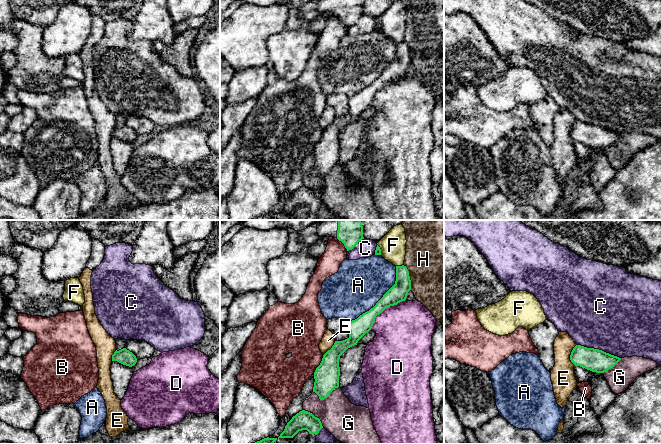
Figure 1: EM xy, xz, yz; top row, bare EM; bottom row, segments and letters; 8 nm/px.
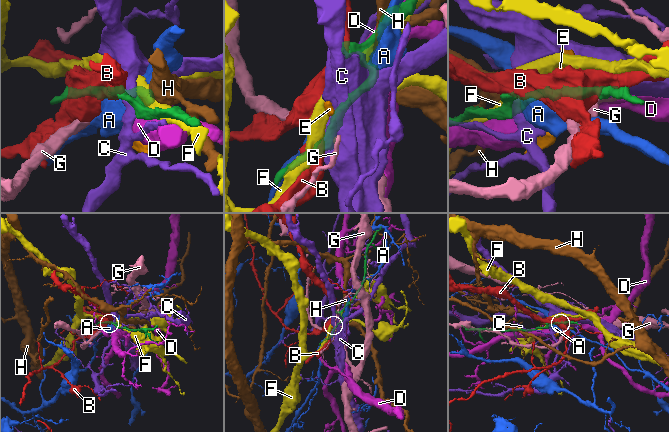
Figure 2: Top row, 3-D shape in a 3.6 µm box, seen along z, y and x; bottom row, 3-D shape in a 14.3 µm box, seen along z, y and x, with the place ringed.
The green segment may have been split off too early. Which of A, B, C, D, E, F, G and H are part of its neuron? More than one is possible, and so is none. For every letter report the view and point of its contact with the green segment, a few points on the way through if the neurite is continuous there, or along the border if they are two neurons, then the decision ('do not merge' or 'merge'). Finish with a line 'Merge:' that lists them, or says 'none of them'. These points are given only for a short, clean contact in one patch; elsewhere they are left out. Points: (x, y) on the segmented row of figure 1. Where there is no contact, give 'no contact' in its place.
A: xz (381, 298) | do not merge
B: xz (319, 365) | do not merge
C: yz (598, 349) | do not merge
D: xz (384, 309) | do not merge
E: yz (570, 355) | along yz (576, 344), (570, 355), (570, 361), (574, 365) | do not merge
F: xz (399, 266) | do not merge
G: xz (325, 397) | along xz (338, 386), (323, 399), (320, 399), (313, 392) | do not merge
H: xz (409, 277) | along xz (403, 265), (408, 271), (411, 289) | do not merge
Merge: none of them

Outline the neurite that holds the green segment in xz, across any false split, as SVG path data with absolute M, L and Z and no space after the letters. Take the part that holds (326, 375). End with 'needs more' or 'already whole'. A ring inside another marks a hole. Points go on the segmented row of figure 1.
M396 266L395 284L383 295L376 305L369 311L349 322L349 337L343 341L335 341L334 345L322 358L320 365L314 372L315 392L320 400L327 398L330 393L339 387L340 356L350 347L357 345L358 341L368 333L377 315L386 308L405 301L411 290L411 280L406 266Z; already whole

